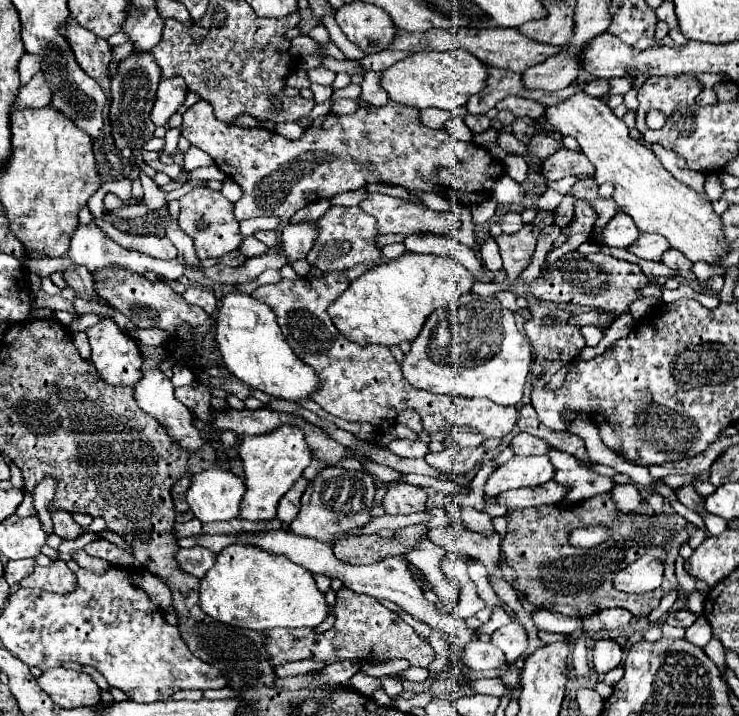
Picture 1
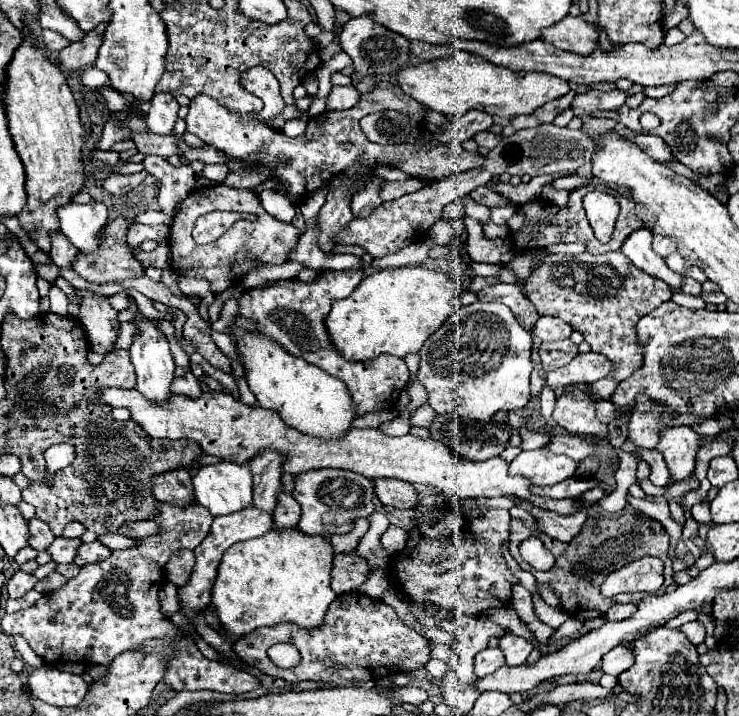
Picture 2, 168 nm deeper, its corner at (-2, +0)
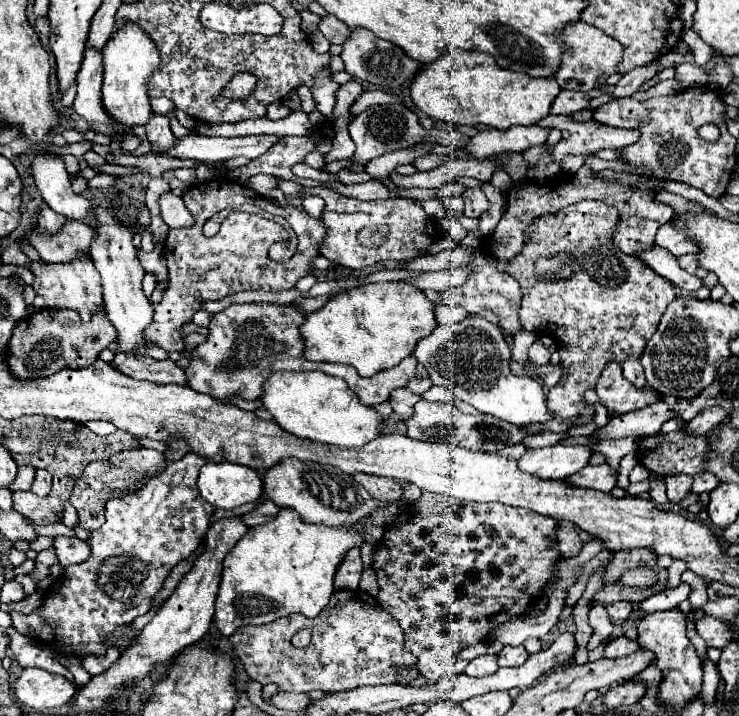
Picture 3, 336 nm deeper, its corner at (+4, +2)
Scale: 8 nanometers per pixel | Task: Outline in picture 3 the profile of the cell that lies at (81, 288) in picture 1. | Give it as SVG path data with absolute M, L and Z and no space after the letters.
M42 202L42 206L38 208L38 228L42 232L48 232L48 234L54 234L62 228L62 224L66 222L64 216L58 216L54 210L48 208L46 202Z

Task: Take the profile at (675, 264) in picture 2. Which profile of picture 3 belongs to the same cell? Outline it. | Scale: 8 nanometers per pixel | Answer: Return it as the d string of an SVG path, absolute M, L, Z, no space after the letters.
M686 254L686 256L682 256L682 258L678 258L678 262L680 262L680 266L688 272L688 274L696 274L698 278L704 278L708 272L698 264L698 256L696 254Z

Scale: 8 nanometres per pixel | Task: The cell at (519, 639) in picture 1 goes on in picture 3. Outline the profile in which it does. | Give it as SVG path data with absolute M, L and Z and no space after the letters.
M504 646L498 654L498 666L522 666L528 658L524 646Z

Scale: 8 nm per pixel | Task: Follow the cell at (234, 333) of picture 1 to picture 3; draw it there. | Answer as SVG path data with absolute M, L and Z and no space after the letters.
M274 372L264 384L264 408L290 434L340 448L362 448L378 438L384 418L370 406L360 404L358 396L342 378L322 372Z

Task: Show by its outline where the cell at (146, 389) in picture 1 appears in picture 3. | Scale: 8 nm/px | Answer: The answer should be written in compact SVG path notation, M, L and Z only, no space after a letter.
M94 208L94 230L96 236L90 244L90 258L94 260L100 276L102 276L102 294L104 294L104 308L108 320L118 330L118 350L126 354L136 354L138 346L152 346L142 338L144 328L152 322L154 308L142 292L142 278L146 270L138 260L138 250L132 244L132 232L128 226L118 222L106 208Z

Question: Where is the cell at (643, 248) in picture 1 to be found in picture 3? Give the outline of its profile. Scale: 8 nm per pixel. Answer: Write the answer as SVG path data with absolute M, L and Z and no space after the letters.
M672 222L664 224L658 234L656 234L656 244L660 248L666 248L668 252L672 252L674 256L684 256L684 254L696 254L698 252L698 244L694 244L694 240L686 240L686 236L682 236L682 232L678 232L678 228L674 228Z

